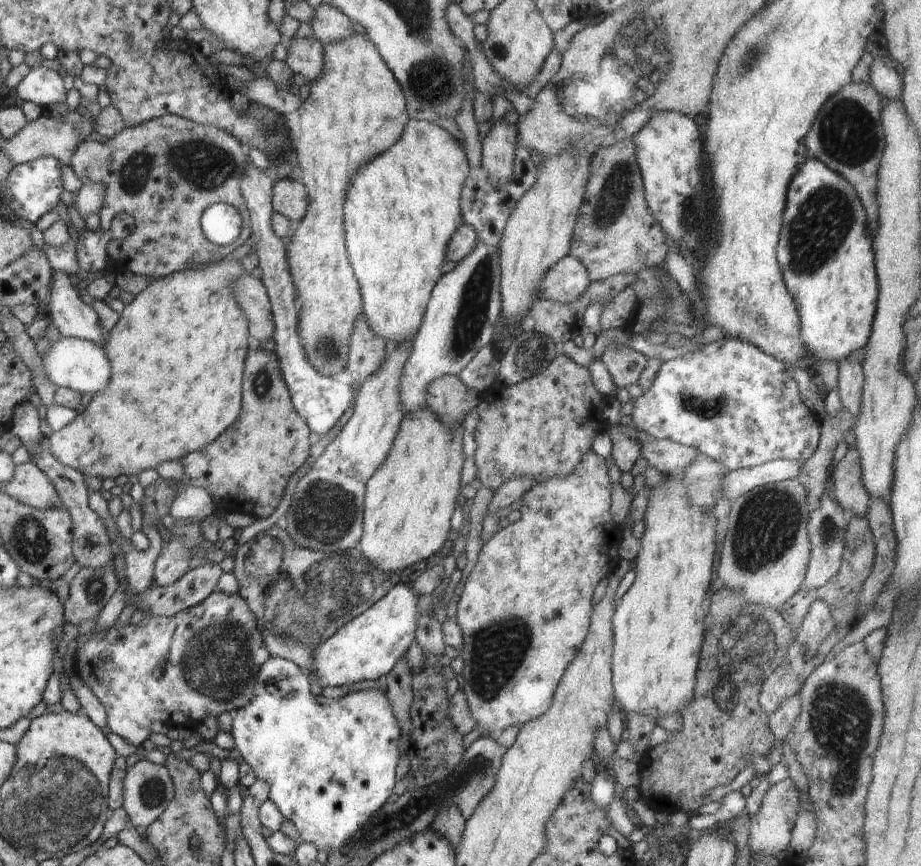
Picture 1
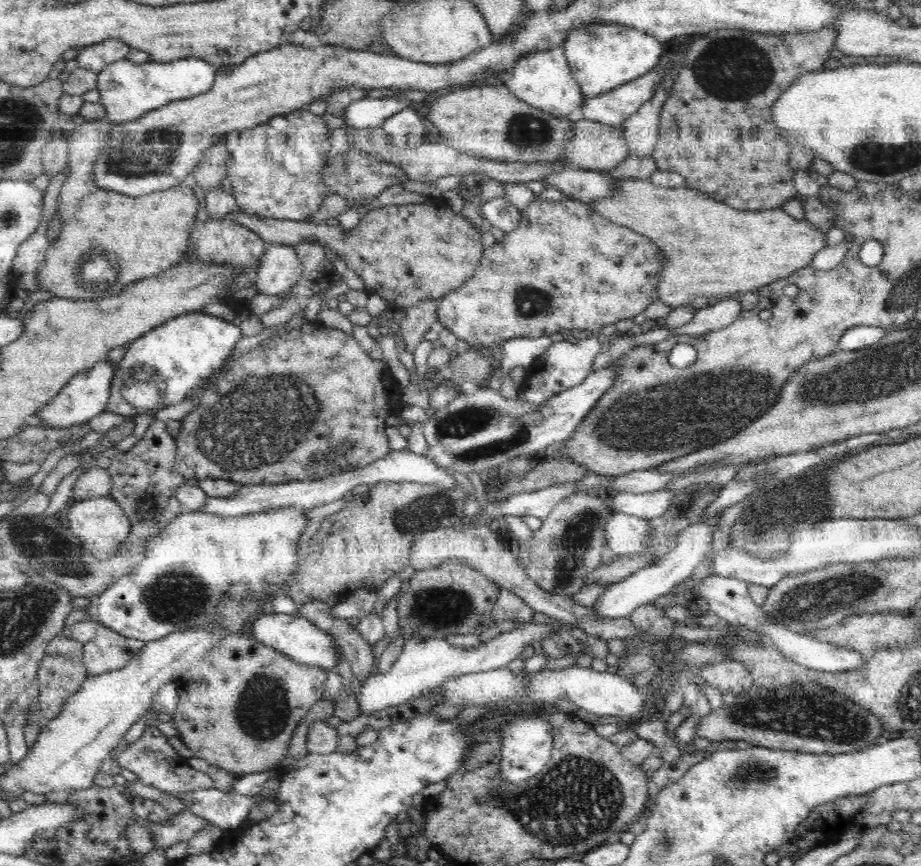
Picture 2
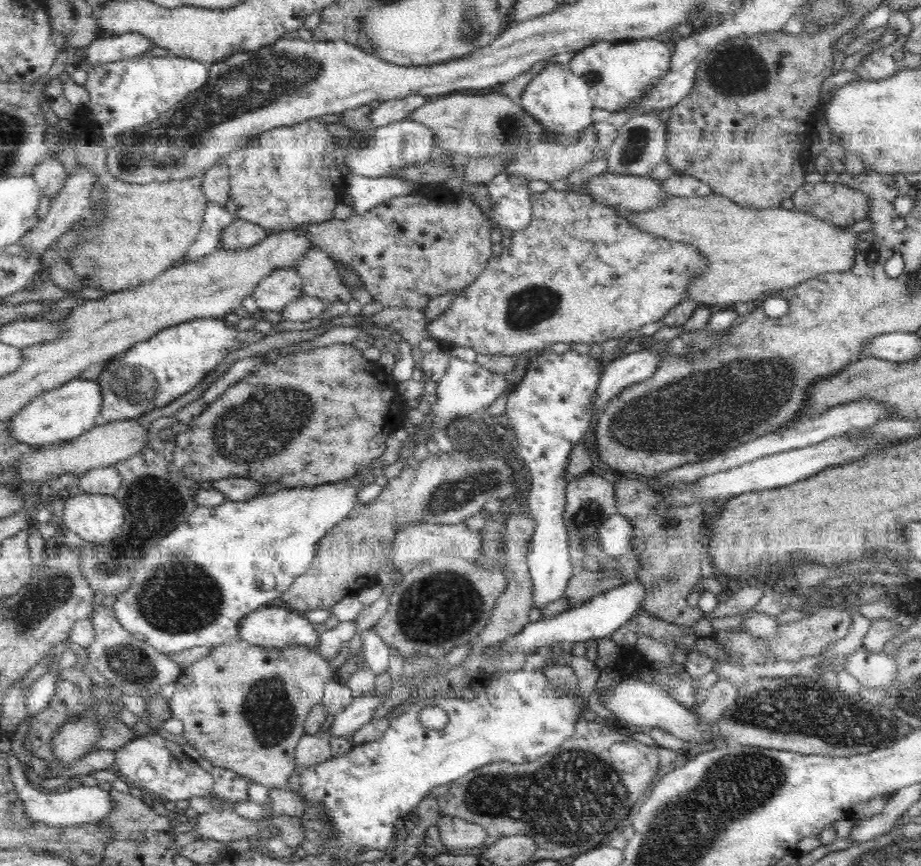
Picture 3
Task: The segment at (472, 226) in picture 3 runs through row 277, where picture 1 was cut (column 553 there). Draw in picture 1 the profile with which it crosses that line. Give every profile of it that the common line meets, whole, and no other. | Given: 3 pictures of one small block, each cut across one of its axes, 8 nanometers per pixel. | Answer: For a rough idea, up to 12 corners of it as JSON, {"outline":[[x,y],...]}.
{"outline":[[559,351],[481,391],[476,478],[565,477],[609,397]]}

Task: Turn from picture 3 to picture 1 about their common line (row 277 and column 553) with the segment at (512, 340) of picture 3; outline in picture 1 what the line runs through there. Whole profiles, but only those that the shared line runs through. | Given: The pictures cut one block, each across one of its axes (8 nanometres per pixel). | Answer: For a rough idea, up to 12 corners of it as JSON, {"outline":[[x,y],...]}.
{"outline":[[606,461],[536,483],[461,592],[484,735],[542,716],[618,564]]}

